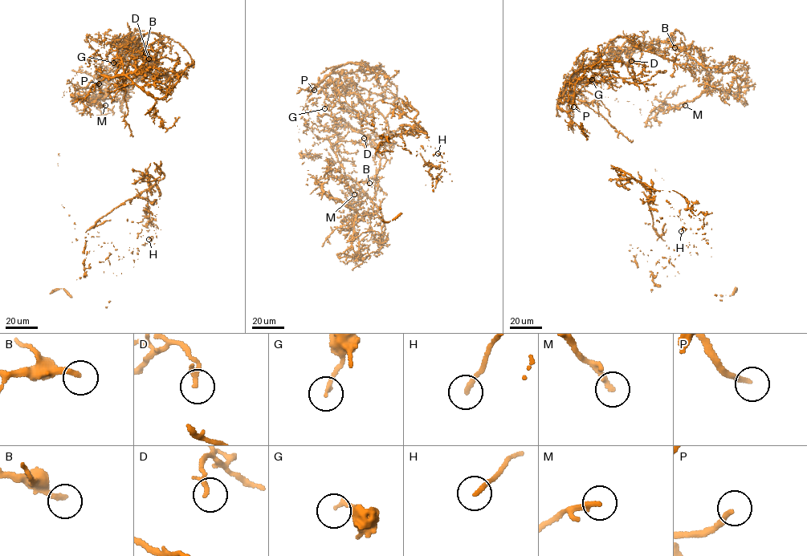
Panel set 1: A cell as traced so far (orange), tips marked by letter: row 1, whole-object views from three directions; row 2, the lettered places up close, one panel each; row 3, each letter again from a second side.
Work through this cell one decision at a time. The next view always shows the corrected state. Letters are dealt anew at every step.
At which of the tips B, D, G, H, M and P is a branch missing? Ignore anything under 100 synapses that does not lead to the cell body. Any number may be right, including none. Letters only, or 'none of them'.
B, M, P

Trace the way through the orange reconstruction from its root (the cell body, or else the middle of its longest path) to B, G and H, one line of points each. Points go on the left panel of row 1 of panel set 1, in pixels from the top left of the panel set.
B: (155, 60), (148, 58), (154, 56), (151, 61), (145, 58), (139, 43), (112, 39), (125, 38), (145, 53)
G: (155, 60), (149, 71), (134, 65), (133, 72), (123, 75), (122, 60), (119, 58), (118, 61), (113, 62)
H: (155, 60), (126, 75), (154, 98), (167, 129), (164, 176), (139, 196), (153, 203), (148, 239)

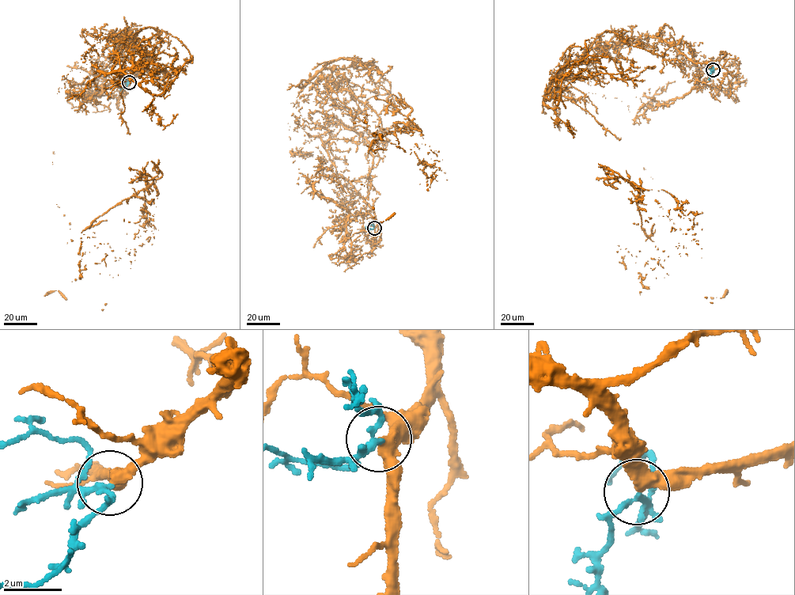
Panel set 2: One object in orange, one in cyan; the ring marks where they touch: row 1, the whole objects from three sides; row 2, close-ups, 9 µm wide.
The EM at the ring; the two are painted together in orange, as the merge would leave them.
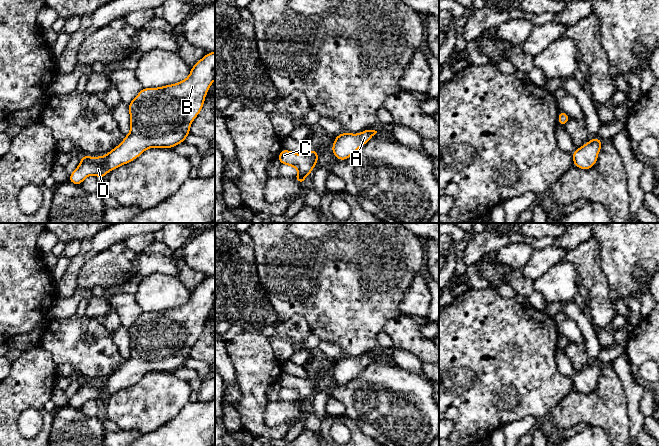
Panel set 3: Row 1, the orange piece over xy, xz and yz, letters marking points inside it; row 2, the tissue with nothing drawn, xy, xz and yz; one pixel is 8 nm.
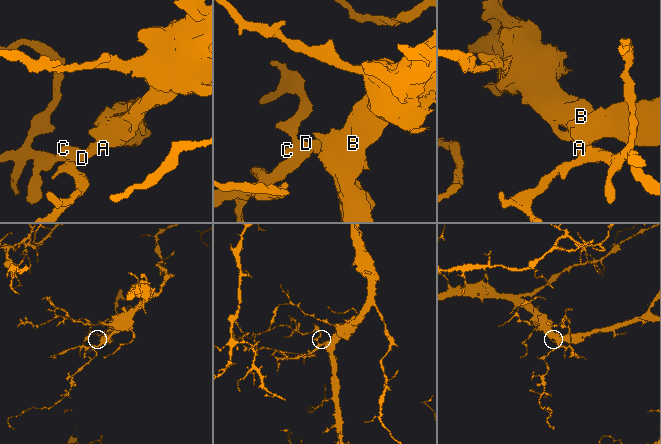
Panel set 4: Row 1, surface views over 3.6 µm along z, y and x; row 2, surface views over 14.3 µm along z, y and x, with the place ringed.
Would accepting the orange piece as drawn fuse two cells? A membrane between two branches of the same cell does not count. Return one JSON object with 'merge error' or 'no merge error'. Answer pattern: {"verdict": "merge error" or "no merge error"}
{"verdict": "no merge error"}

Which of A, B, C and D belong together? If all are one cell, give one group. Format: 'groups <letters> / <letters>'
groups A B C D

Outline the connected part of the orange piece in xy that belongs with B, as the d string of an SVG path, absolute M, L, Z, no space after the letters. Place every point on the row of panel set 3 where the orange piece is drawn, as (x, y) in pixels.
M215 51L207 53L192 66L189 76L183 81L158 88L142 88L128 104L129 134L104 156L82 156L78 167L69 176L69 182L81 185L83 180L91 175L103 179L107 173L132 162L149 148L173 148L184 142L190 133L192 122L203 108L207 92L214 81Z

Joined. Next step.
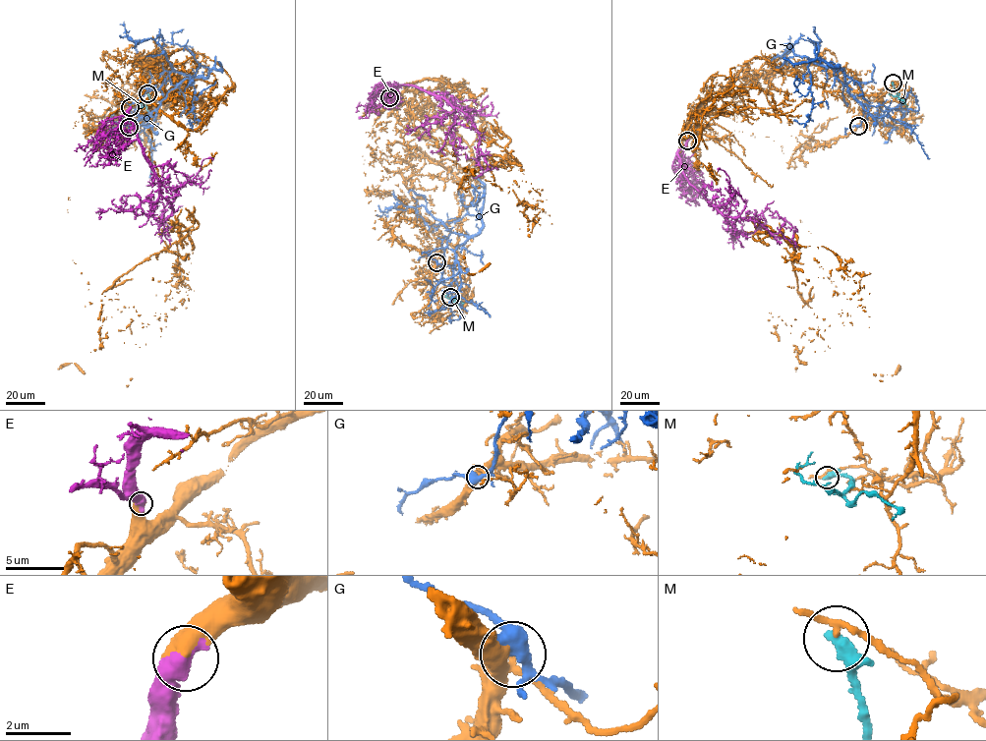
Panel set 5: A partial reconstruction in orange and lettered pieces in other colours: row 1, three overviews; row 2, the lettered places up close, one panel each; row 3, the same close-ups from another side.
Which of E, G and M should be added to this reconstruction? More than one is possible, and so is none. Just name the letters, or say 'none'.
E

